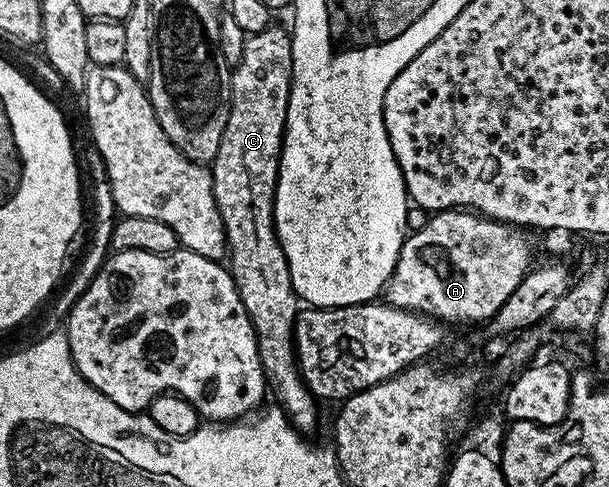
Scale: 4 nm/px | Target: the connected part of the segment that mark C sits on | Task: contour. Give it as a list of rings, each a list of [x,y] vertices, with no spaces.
[[[278,23],[268,25],[265,31],[253,33],[247,37],[245,43],[245,51],[241,55],[241,63],[237,63],[231,71],[231,110],[229,111],[229,123],[225,123],[225,135],[221,135],[221,147],[217,147],[217,155],[214,161],[210,162],[211,170],[211,186],[213,187],[213,195],[217,199],[217,211],[221,211],[221,219],[225,227],[225,235],[227,236],[227,251],[229,254],[229,272],[231,278],[235,280],[237,291],[241,295],[241,303],[245,307],[245,311],[249,315],[249,319],[253,323],[253,331],[257,339],[257,347],[259,348],[259,358],[263,364],[263,376],[267,379],[270,392],[275,392],[278,408],[283,410],[283,414],[290,421],[294,429],[299,430],[300,434],[311,435],[315,428],[319,425],[319,405],[320,402],[311,394],[309,387],[303,382],[302,375],[299,374],[299,360],[295,357],[295,320],[299,318],[301,312],[301,302],[295,296],[295,288],[291,282],[289,275],[289,263],[285,259],[285,251],[281,247],[281,243],[275,234],[275,188],[277,187],[277,179],[279,178],[279,156],[283,150],[283,132],[285,131],[285,119],[287,118],[287,108],[289,107],[289,91],[291,90],[291,72],[293,71],[293,55],[291,54],[291,33],[283,30]]]

